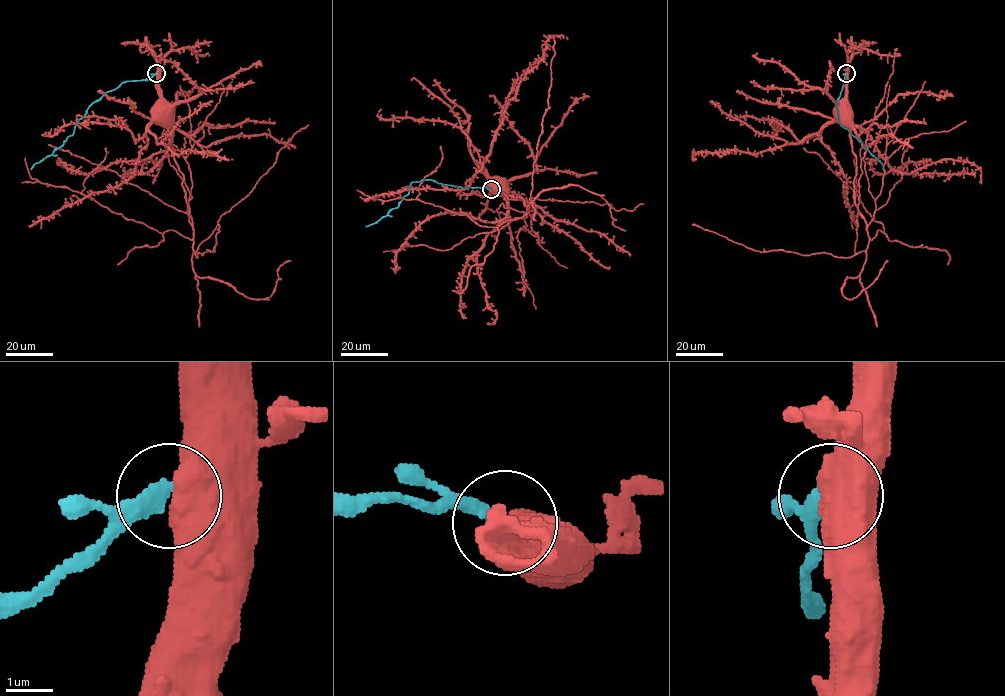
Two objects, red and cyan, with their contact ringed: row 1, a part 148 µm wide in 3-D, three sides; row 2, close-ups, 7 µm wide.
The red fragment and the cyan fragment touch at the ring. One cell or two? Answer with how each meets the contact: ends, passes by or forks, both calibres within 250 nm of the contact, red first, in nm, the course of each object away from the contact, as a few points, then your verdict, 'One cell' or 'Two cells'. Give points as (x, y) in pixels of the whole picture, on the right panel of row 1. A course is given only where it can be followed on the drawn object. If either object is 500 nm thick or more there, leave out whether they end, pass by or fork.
Thickness 800 nm (red) against 320 nm. Course of red: (846, 74), (846, 96), (837, 108). Course of cyan: (846, 73), (836, 101), (839, 122), (881, 163), (884, 169). Two cells

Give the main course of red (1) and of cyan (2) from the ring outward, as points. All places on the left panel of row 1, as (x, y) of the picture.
1: (156, 74), (159, 108)
2: (156, 73), (145, 80), (123, 81), (108, 91), (87, 110), (62, 145), (31, 169)

